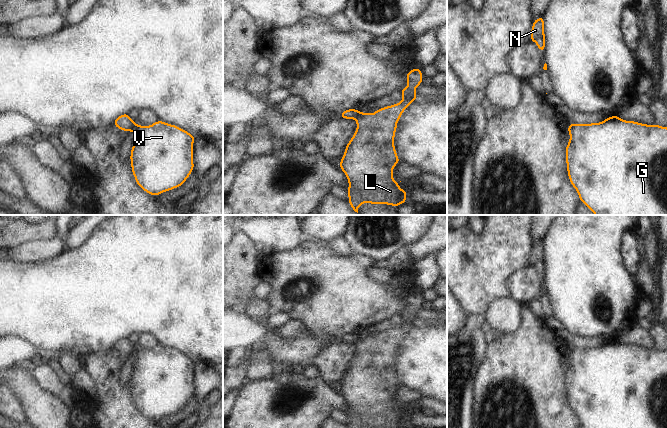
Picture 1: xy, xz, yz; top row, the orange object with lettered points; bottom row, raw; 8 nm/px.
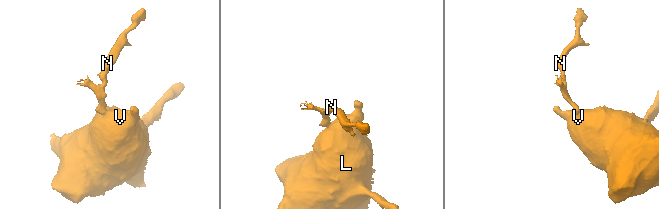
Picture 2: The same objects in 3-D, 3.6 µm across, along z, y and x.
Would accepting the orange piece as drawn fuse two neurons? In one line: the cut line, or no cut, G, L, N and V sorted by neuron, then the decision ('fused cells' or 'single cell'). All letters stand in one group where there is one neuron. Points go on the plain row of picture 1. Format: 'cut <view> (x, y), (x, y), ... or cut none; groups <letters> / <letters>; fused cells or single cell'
cut xy (136, 348), (131, 354); groups G L V / N; fused cells

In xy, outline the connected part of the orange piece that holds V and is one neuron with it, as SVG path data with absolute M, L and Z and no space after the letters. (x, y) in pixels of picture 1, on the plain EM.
M160 344L150 350L136 348L132 355L136 363L130 385L136 408L154 420L181 411L194 393L192 369L196 362L180 351Z

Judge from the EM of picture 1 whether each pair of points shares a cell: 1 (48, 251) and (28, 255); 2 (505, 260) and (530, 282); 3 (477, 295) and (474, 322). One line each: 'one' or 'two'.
1: one
2: two
3: two

